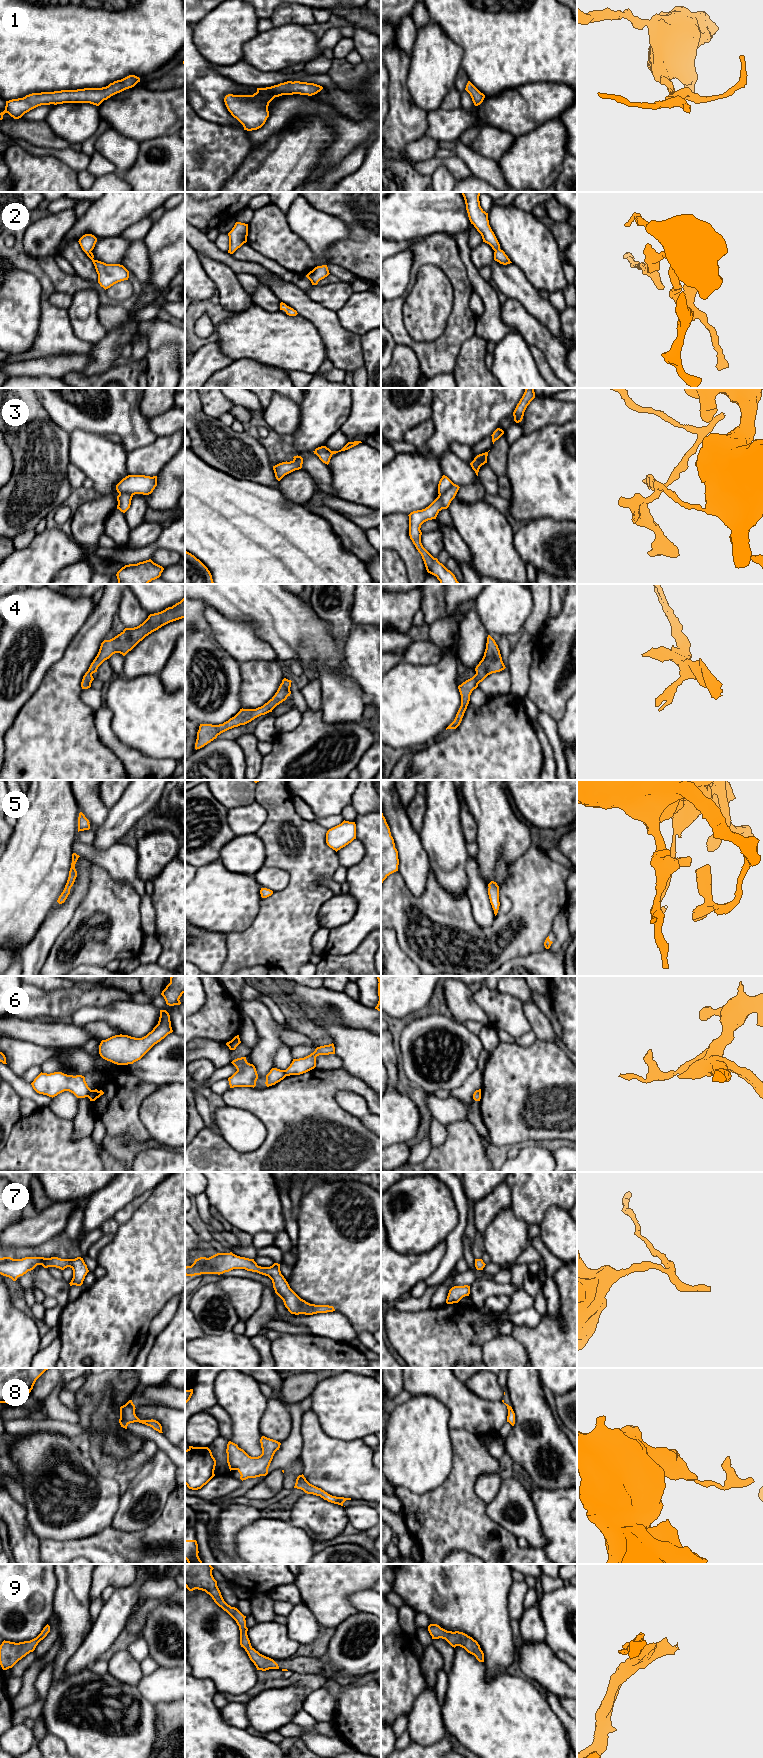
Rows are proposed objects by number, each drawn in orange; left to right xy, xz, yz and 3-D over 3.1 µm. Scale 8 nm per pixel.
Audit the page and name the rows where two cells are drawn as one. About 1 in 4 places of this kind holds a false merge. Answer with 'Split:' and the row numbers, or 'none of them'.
Split: 3, 6

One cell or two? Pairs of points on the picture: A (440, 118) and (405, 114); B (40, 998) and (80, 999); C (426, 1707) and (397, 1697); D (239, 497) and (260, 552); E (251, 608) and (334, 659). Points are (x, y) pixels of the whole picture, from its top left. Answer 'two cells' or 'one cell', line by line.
A: two cells
B: one cell
C: two cells
D: one cell
E: one cell

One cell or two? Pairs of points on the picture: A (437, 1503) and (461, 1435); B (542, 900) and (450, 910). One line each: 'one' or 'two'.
A: one
B: one

